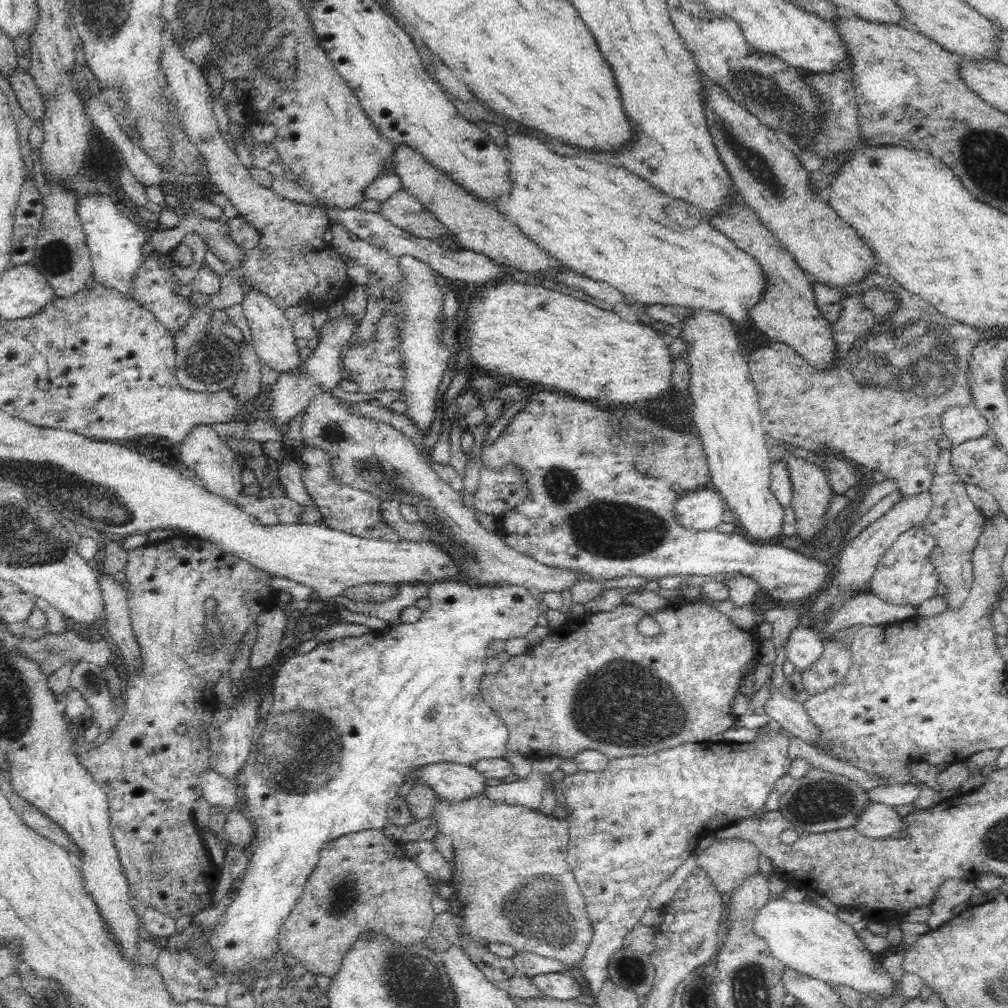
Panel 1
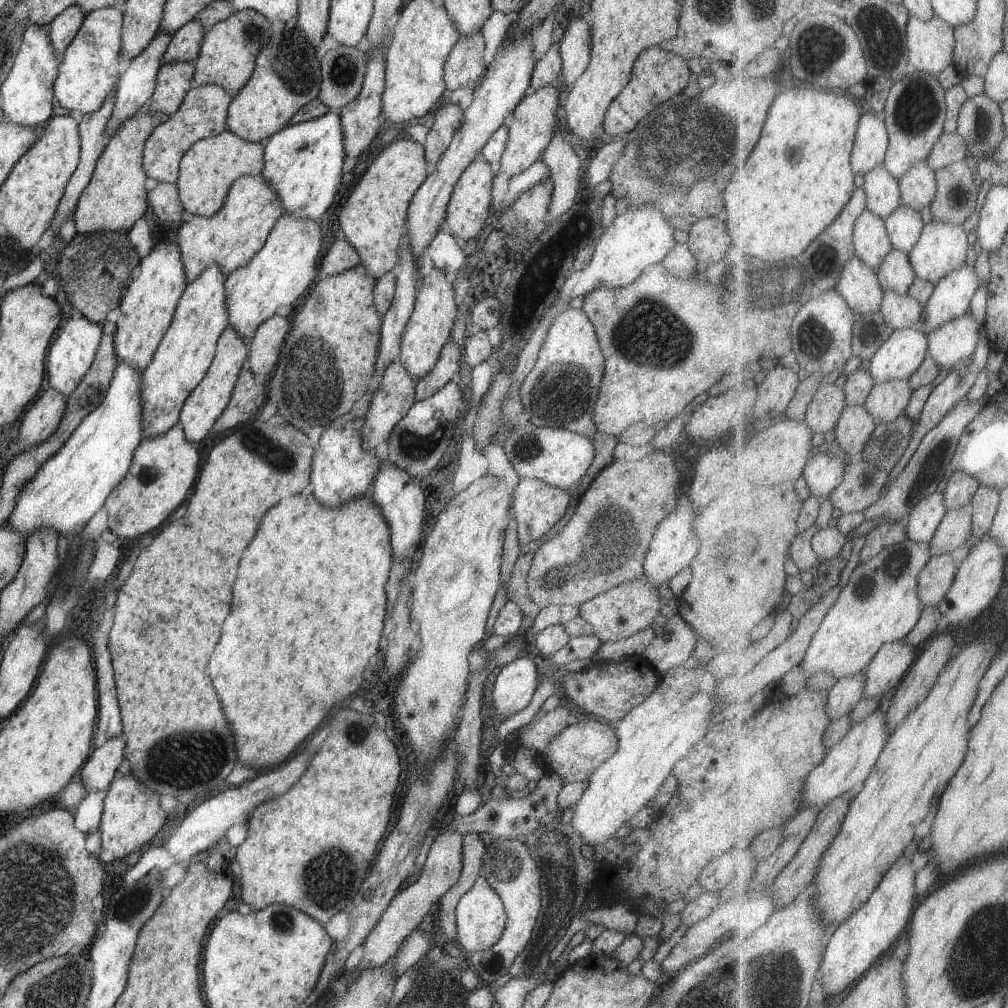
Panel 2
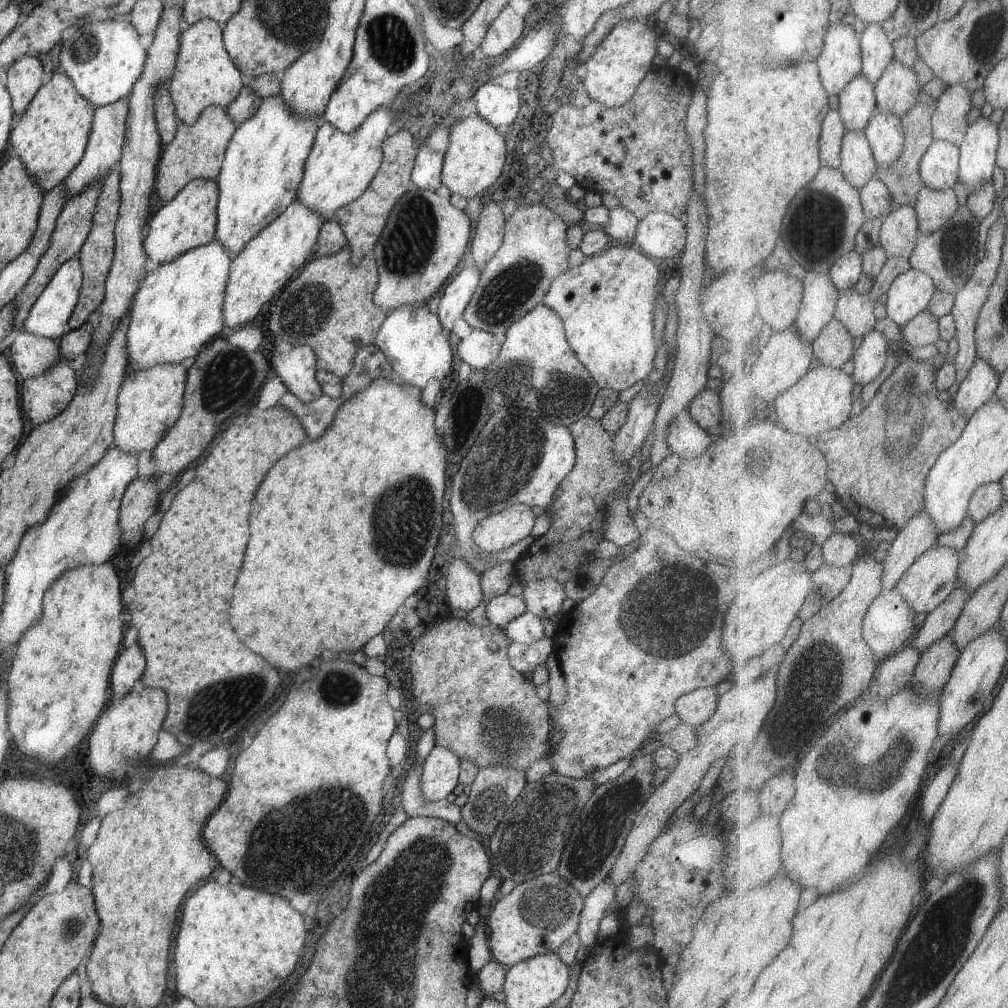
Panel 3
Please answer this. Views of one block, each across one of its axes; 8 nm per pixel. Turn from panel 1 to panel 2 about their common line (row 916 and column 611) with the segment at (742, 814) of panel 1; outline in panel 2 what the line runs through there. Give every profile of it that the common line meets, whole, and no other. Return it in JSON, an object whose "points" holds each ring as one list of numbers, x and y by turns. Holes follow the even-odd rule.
{"points":[[639,578,612,587,578,608,581,610,580,616,594,627,594,635,603,643,626,639,646,626,655,626,661,620,661,612,664,610,660,607,657,590]]}

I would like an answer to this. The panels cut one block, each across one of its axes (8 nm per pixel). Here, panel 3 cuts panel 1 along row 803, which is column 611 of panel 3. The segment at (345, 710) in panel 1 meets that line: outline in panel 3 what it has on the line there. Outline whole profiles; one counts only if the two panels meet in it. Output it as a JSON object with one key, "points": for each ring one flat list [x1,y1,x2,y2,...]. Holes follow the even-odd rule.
{"points":[[633,245,608,247,601,255,585,257,582,264,558,276,546,292,542,304,552,308,563,320,566,338,577,359,590,372,599,388,622,392,648,378,656,357,654,338,654,300,660,284,658,263]]}

